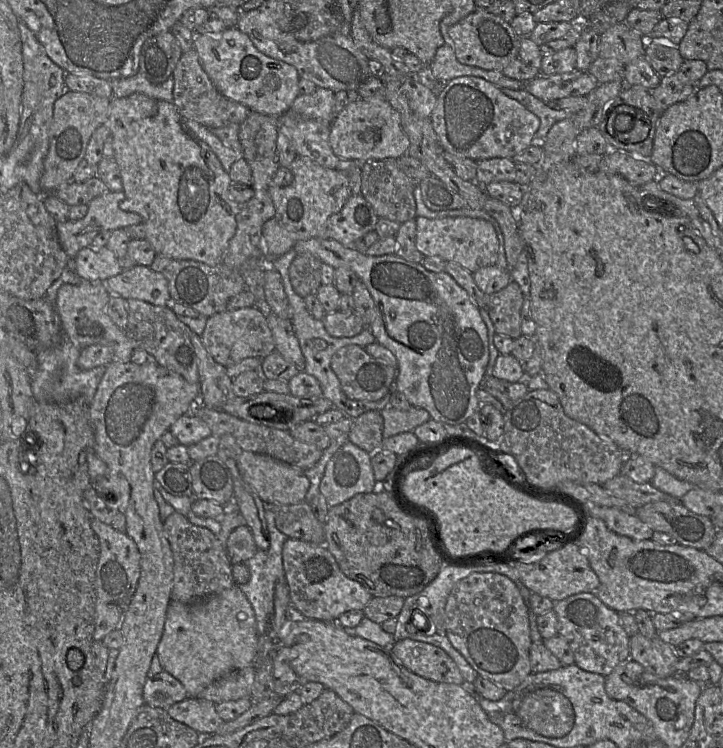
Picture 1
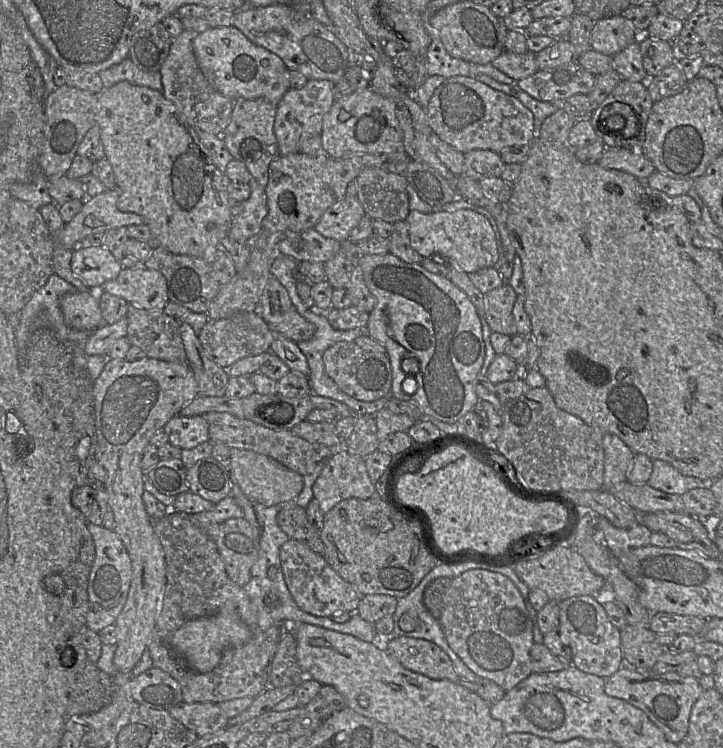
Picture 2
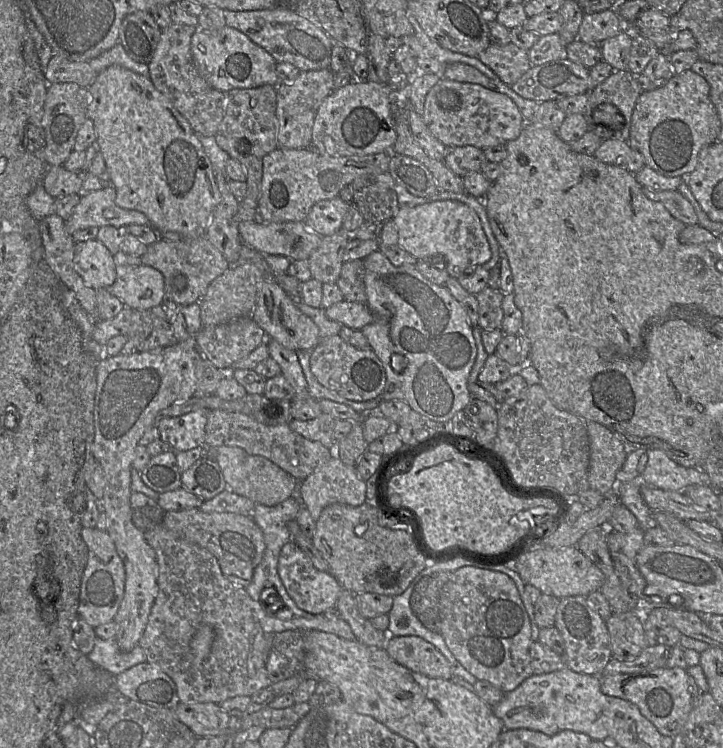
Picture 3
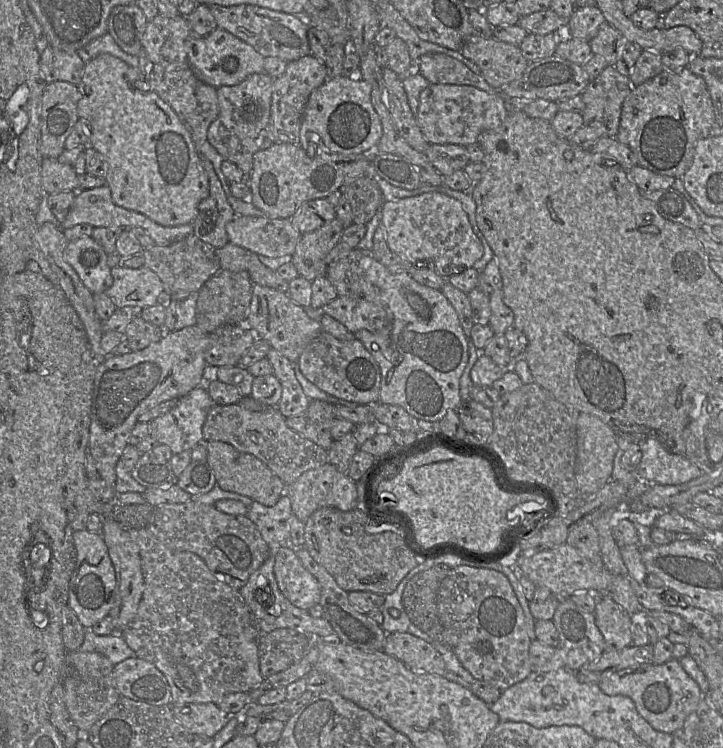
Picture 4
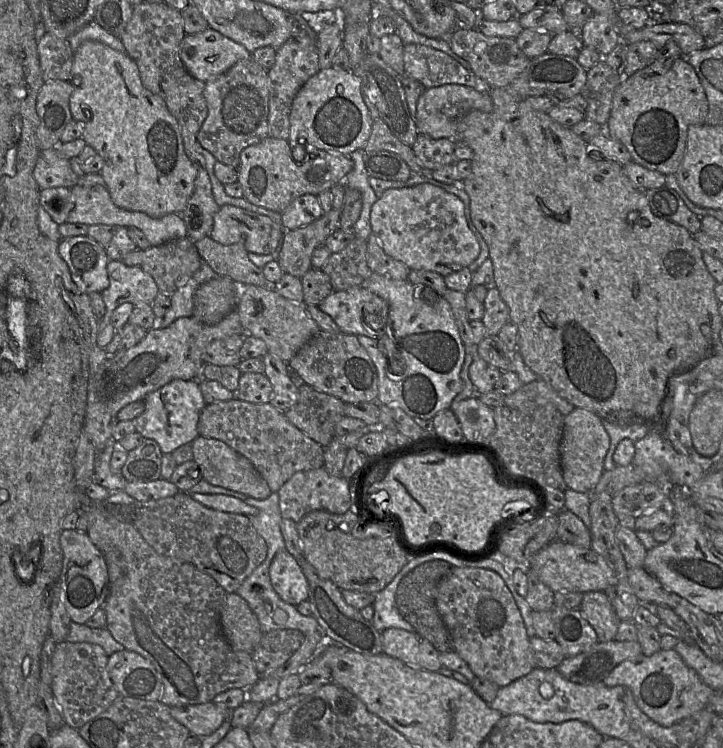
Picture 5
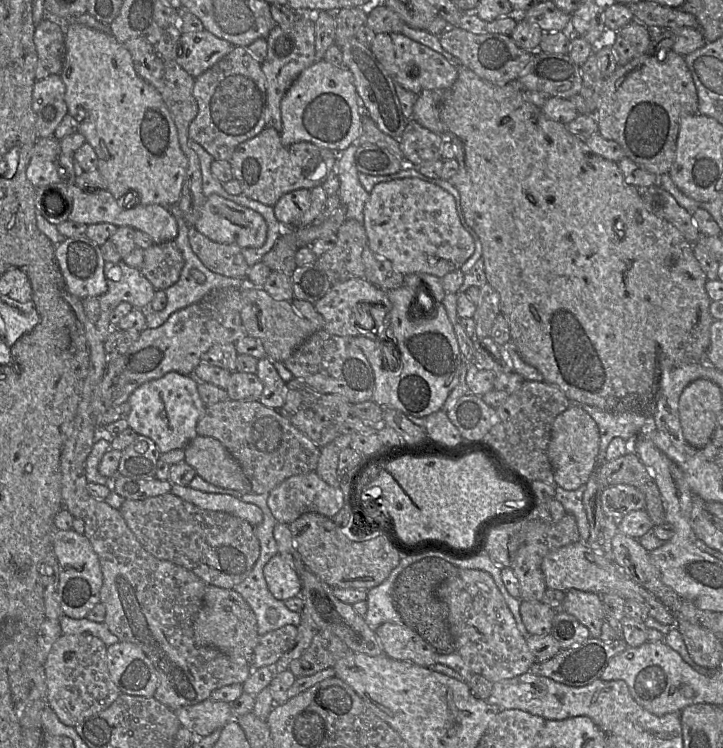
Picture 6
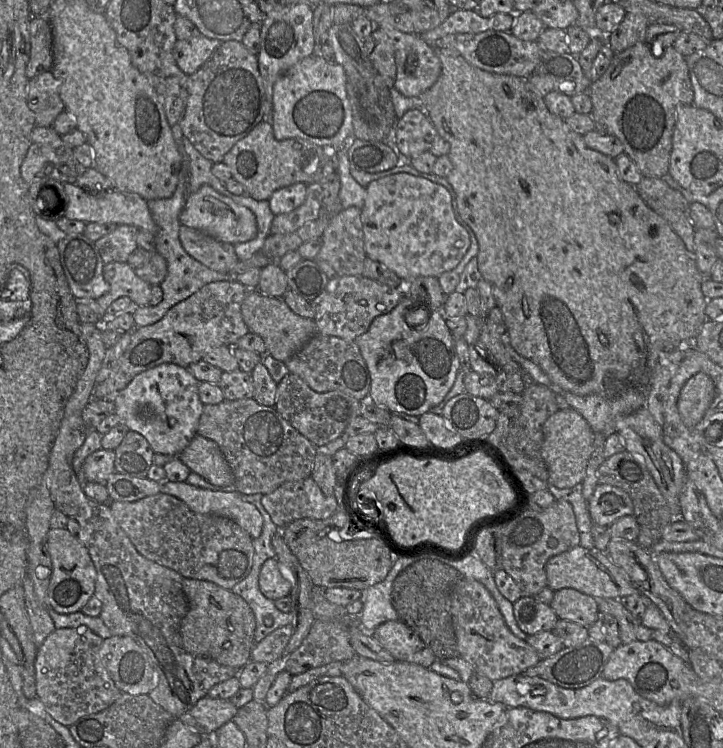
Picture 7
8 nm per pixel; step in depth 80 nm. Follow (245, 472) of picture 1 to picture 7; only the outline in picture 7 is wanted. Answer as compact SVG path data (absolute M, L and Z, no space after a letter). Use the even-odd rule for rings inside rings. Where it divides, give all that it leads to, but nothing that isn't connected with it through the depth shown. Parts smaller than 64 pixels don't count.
M196 435L180 453L179 459L210 484L234 484L234 474L229 464L219 446L210 439Z

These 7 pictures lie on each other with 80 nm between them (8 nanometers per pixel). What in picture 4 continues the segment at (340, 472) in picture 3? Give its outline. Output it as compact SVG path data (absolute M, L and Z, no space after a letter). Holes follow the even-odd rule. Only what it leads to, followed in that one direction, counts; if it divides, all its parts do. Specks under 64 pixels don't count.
M330 463L303 473L294 483L286 486L285 494L291 500L293 515L304 523L315 511L323 507L334 507L341 511L350 511L358 506L356 482L351 480L347 474L339 472Z

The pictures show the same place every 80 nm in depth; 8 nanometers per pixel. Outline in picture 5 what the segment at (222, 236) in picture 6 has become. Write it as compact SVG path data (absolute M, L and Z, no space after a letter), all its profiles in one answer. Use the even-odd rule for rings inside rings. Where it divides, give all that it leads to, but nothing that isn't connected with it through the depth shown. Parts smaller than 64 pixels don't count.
M223 205L214 216L213 228L208 237L224 245L242 244L251 253L270 254L280 249L285 231L268 216L232 205Z

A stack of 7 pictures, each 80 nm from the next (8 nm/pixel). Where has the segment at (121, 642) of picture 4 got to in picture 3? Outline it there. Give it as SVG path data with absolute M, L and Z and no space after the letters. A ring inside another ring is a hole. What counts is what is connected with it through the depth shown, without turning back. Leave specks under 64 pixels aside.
M96 638L94 649L87 655L98 667L117 676L125 670L146 662L146 656L140 646L136 646L130 652L120 650L116 638L104 640Z

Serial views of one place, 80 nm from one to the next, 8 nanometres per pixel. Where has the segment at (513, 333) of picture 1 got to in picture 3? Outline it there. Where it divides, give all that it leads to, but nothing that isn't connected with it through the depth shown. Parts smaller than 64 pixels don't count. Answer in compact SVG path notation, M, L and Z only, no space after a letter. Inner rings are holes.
M486 287L475 296L478 301L478 325L480 328L482 330L501 329L504 293L499 289Z

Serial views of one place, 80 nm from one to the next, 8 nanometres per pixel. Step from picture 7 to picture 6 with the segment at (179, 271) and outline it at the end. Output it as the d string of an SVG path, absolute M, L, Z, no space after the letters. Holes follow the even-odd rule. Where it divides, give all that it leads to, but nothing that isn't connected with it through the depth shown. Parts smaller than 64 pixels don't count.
M177 204L172 205L169 207L169 209L178 223L178 235L173 241L178 249L182 252L185 264L181 271L179 280L170 288L165 290L167 294L166 307L159 312L146 312L147 328L157 328L163 325L173 313L201 301L210 292L215 292L223 288L244 287L247 283L246 280L226 277L212 272L205 267L190 245L189 230L191 227L183 218L179 206Z

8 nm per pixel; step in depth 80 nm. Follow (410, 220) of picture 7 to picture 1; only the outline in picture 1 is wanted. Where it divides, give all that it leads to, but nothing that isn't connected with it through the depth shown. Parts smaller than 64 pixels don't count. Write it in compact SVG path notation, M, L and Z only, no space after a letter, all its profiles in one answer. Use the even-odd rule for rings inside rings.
M417 216L415 223L416 247L426 257L457 263L471 273L497 262L499 243L493 225L487 220L467 216L434 219Z

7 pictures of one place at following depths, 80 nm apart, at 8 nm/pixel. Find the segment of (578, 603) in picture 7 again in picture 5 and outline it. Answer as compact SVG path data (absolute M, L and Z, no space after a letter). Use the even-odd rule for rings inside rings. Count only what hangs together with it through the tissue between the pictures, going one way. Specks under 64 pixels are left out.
M605 591L583 593L579 610L583 618L594 628L598 641L615 640L621 621Z

